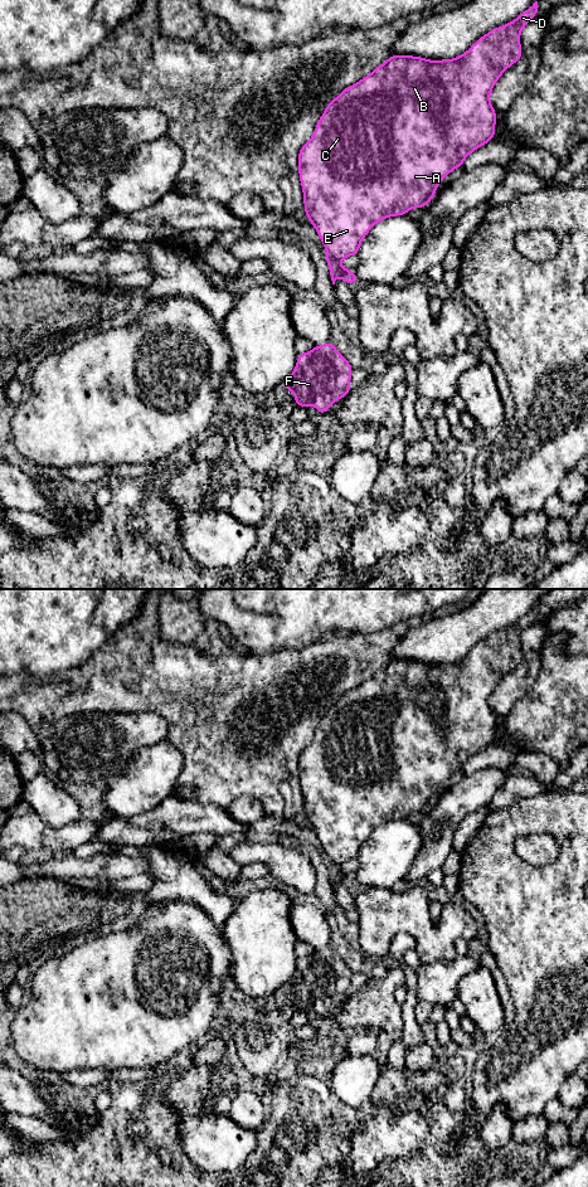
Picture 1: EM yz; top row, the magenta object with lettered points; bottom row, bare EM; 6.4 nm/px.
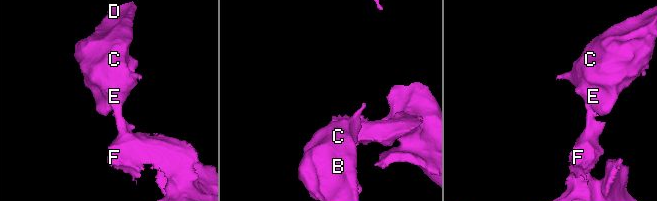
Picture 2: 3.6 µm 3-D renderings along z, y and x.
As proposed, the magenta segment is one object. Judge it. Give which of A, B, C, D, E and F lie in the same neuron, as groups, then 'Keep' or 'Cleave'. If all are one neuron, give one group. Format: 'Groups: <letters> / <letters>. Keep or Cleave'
Groups: A B C D E / F. Cleave

